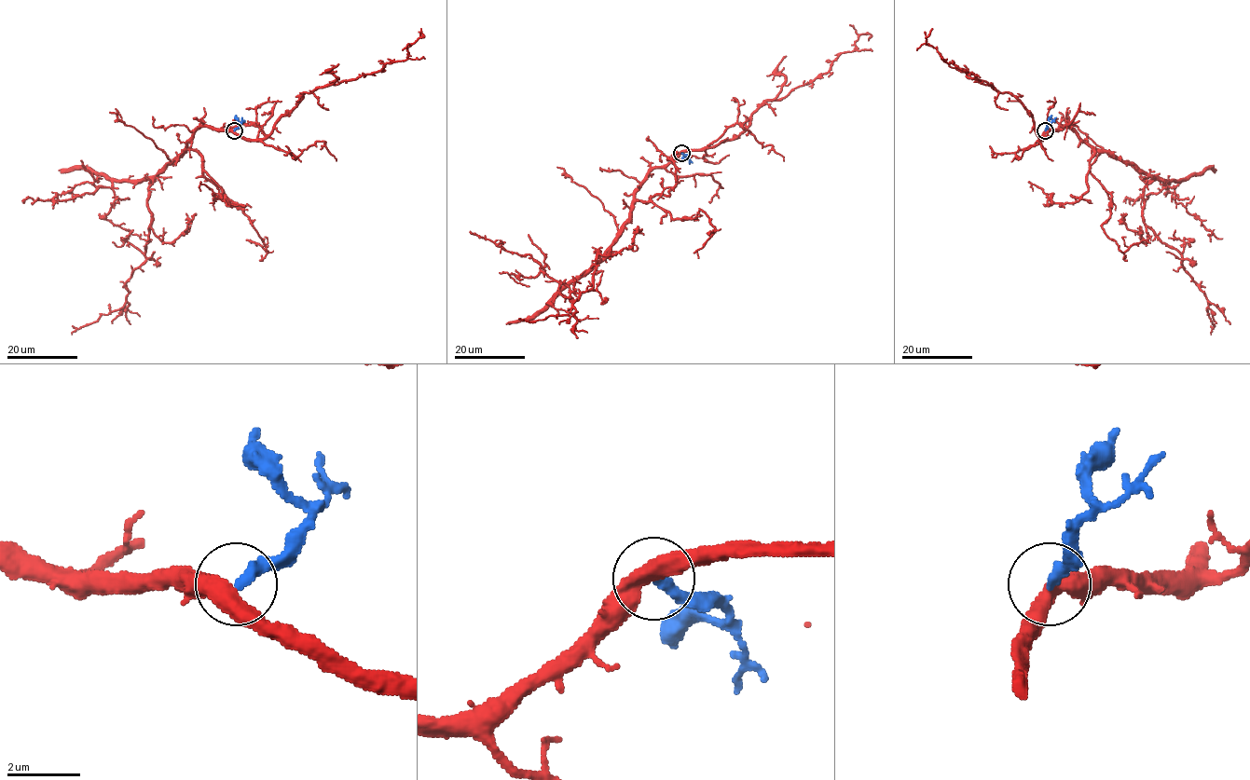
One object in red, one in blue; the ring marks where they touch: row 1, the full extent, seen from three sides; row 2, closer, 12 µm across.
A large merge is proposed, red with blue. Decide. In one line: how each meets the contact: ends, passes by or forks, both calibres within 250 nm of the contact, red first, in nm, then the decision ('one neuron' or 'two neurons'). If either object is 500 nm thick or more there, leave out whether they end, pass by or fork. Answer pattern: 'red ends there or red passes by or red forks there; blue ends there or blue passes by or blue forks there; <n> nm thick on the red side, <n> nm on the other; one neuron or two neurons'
red passes by; blue ends there; 460 nm thick on the red side, 320 nm on the other; two neurons

